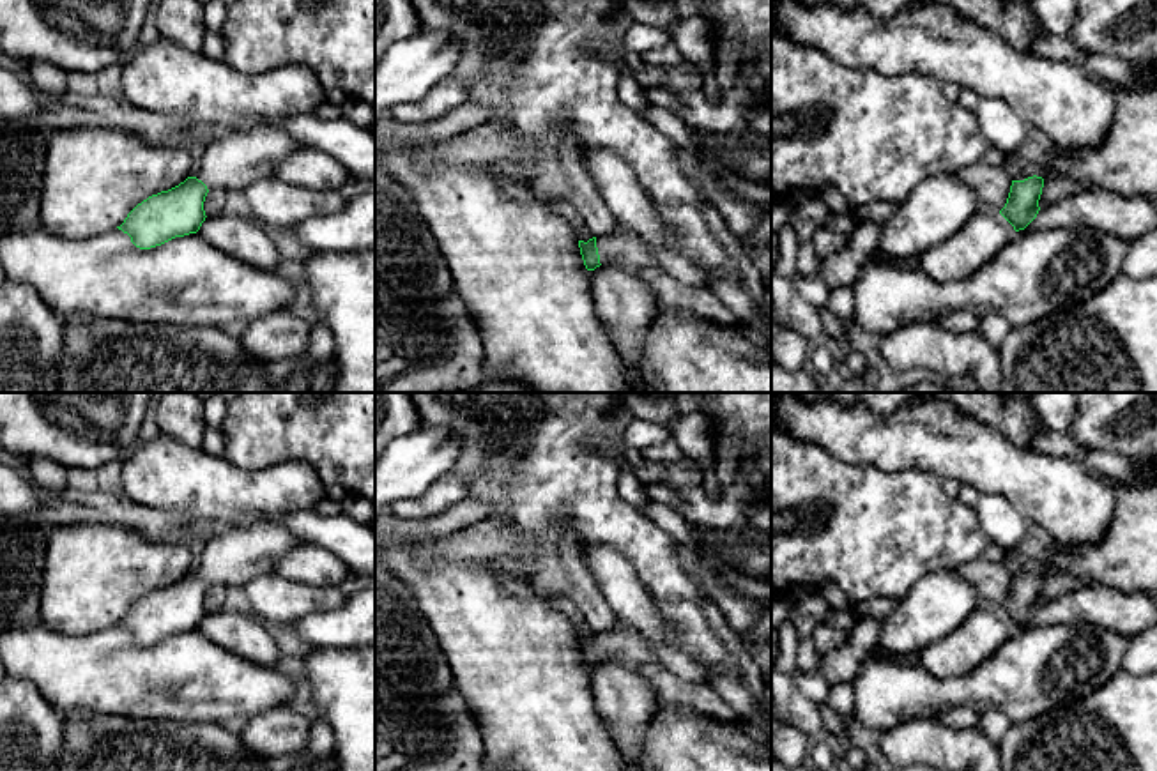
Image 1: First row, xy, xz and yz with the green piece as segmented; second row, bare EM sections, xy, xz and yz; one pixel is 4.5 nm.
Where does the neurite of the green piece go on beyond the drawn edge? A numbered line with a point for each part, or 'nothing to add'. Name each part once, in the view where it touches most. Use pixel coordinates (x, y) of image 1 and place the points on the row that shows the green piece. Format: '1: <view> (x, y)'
1: xz (623, 246)

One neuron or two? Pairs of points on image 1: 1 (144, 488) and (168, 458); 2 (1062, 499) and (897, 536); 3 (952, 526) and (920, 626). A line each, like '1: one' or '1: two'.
1: one
2: two
3: two

